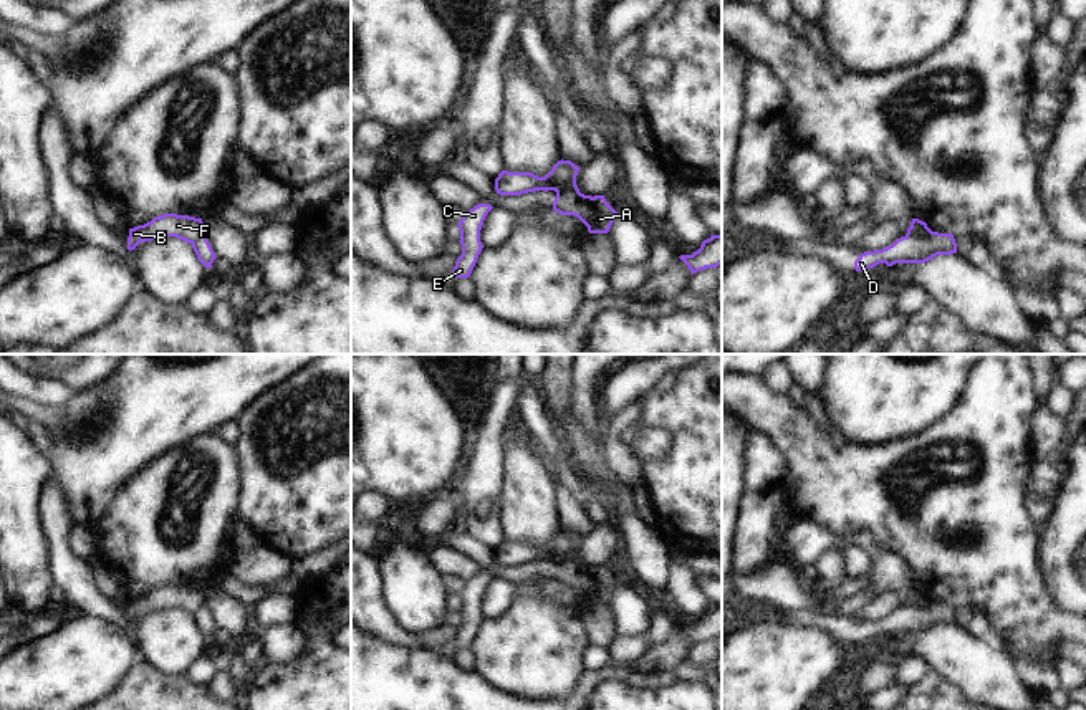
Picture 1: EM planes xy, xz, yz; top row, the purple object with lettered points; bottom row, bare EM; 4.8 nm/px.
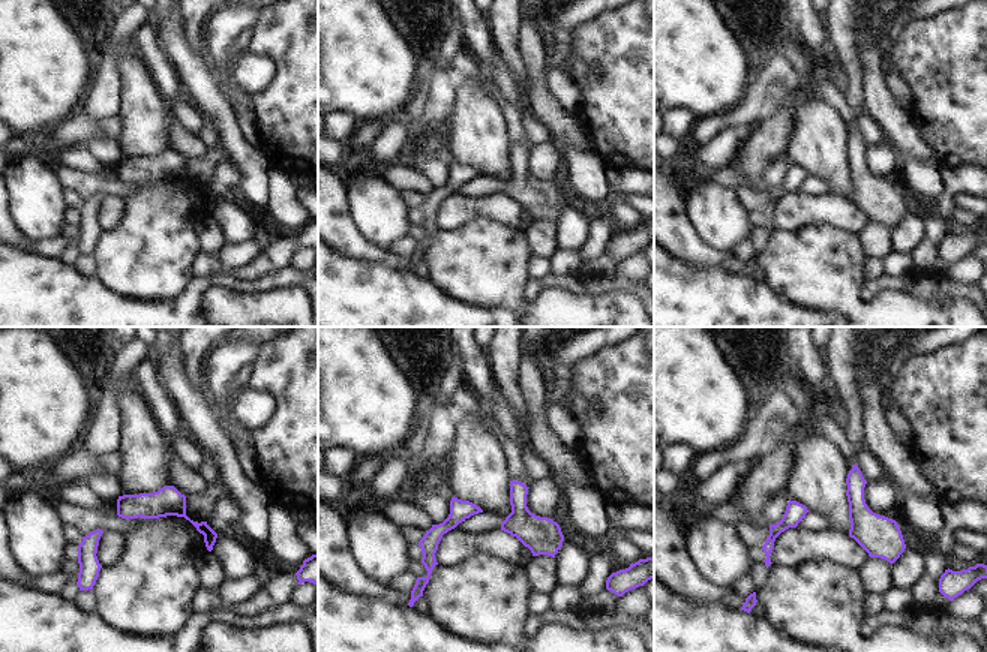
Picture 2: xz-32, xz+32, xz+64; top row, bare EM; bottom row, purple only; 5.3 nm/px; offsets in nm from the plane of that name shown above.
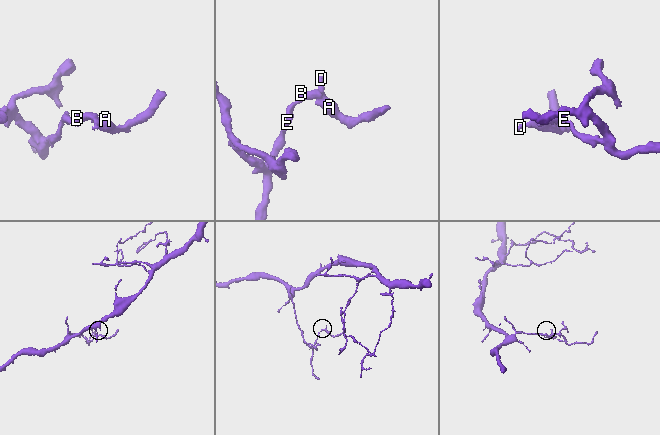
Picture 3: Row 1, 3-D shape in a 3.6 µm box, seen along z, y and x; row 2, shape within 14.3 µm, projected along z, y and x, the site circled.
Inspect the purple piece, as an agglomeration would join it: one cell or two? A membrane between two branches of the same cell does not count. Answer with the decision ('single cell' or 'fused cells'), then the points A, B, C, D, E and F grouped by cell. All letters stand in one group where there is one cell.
fused cells; A D / B C E F

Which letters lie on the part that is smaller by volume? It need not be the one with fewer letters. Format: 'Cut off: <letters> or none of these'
Cut off: A, D

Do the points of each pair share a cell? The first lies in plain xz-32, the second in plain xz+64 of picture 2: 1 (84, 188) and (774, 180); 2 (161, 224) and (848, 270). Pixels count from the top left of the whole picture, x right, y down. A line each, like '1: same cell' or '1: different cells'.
1: different cells
2: same cell

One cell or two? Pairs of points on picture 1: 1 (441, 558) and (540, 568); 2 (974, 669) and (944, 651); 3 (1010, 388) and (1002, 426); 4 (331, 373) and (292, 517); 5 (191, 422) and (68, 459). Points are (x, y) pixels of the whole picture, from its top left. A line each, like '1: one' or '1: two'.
1: one
2: one
3: one
4: one
5: one

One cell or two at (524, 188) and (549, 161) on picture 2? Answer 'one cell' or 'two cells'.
two cells

